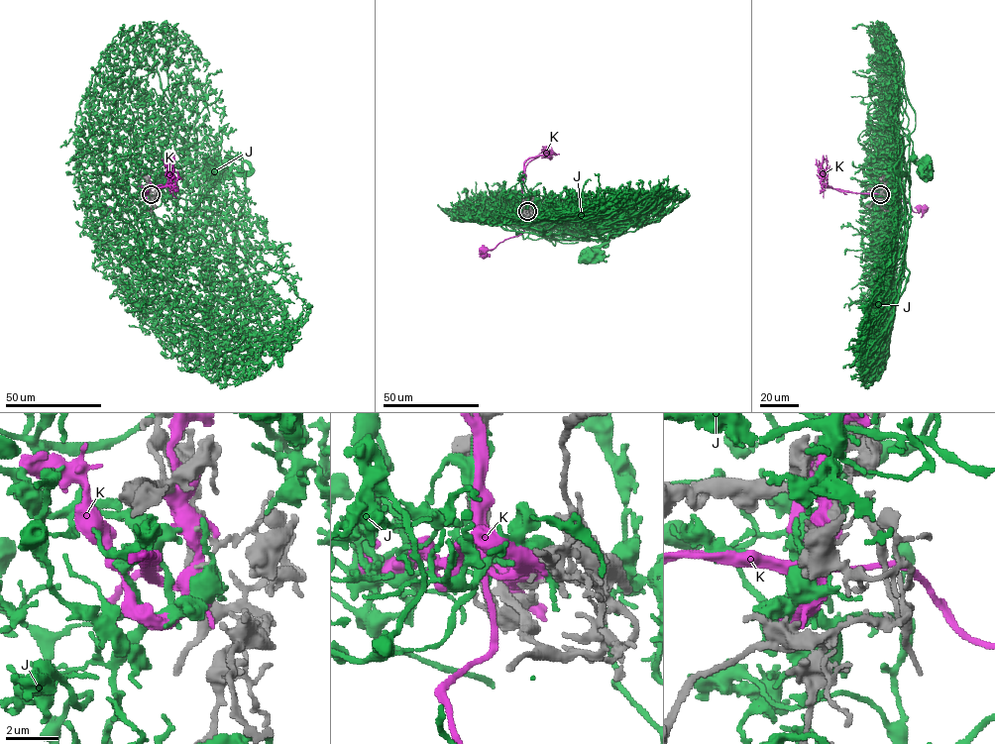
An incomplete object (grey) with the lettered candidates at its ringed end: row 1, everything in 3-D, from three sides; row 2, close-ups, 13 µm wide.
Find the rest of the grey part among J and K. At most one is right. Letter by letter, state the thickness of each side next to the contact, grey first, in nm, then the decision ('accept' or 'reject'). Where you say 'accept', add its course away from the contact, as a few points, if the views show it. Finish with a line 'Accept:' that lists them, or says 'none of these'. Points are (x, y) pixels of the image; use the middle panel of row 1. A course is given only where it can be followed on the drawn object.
J: calibres 140 and 480 nm; accept; course (527, 211), (521, 211), (517, 217), (545, 235), (603, 241), (593, 257)
K: calibres 120 and 550 nm; reject
Accept: J

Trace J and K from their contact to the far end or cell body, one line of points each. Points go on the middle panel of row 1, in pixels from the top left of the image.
J: (527, 211), (521, 211), (517, 217), (545, 235), (603, 241), (593, 257)
K: (527, 211), (520, 221), (522, 232), (494, 248), (484, 249)

